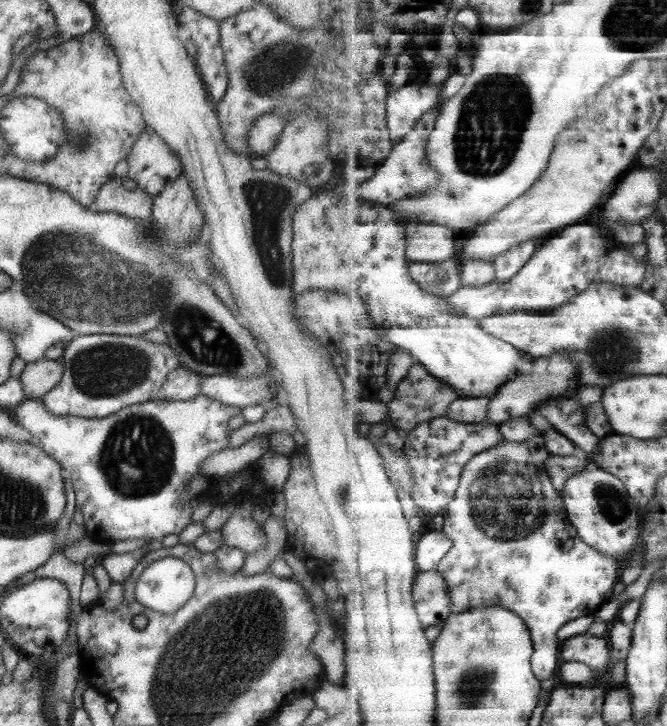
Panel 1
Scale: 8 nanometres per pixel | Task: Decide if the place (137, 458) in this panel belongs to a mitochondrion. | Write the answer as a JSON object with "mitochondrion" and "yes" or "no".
{"mitochondrion":"yes"}

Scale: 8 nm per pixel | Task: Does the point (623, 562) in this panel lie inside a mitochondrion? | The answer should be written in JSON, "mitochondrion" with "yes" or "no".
{"mitochondrion":"no"}

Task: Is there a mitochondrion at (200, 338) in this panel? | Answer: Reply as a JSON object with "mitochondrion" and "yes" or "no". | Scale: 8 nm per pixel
{"mitochondrion":"yes"}

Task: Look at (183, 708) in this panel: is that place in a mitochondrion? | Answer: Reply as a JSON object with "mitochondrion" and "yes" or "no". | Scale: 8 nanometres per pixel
{"mitochondrion":"yes"}

